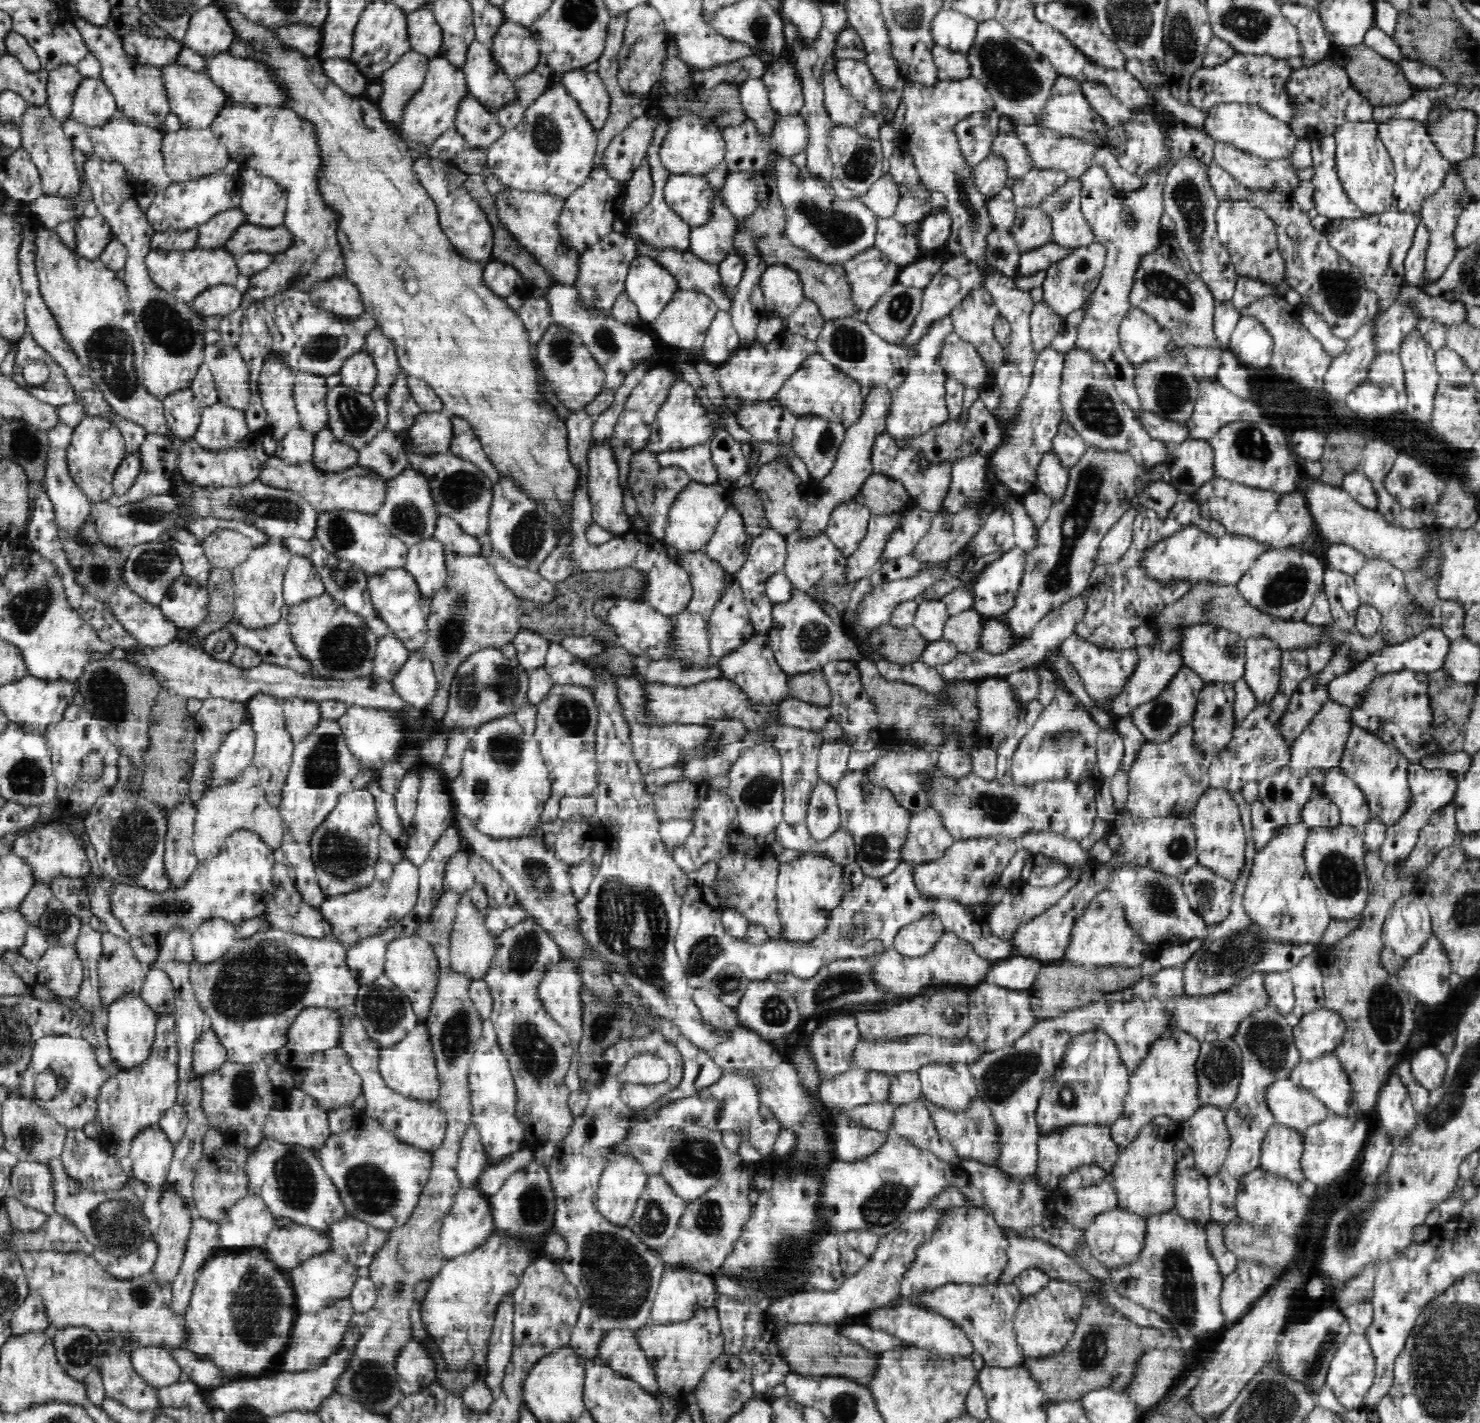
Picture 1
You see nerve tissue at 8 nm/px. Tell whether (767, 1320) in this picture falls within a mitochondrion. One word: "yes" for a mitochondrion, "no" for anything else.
no

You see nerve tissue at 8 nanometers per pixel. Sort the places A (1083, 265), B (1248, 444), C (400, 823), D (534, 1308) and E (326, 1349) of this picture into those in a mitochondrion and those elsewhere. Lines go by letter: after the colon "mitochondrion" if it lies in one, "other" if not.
A: mitochondrion
B: mitochondrion
C: other
D: mitochondrion
E: other

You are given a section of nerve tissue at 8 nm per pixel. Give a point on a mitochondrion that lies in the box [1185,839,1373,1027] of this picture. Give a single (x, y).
(1229, 956)

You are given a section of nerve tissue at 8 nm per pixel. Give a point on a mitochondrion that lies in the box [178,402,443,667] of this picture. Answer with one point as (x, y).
(282, 509)

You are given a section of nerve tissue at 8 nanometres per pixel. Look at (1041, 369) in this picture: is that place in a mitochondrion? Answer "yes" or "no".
no

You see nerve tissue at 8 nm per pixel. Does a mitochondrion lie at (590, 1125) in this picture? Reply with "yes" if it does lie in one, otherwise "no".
yes

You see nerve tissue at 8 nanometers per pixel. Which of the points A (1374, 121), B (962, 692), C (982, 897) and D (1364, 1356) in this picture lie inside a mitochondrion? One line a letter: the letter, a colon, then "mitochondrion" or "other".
A: other
B: mitochondrion
C: other
D: other

